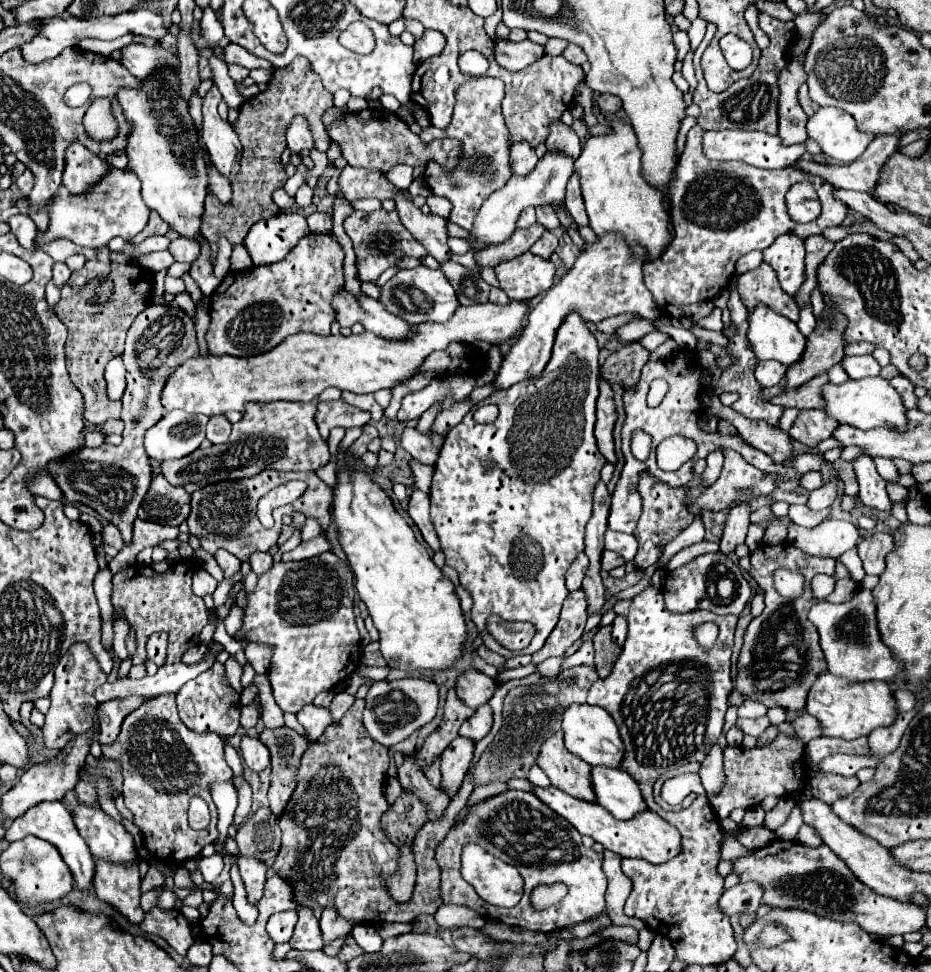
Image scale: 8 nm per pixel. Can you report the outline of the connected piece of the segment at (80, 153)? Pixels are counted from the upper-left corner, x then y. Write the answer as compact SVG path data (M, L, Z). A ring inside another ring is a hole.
M79 140L71 142L65 150L65 170L63 170L63 184L69 192L85 192L103 172L107 172L109 164L85 148Z

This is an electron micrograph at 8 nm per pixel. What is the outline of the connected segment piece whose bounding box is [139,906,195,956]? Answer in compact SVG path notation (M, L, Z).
M155 906L153 910L145 912L145 918L139 926L149 934L157 934L167 940L181 956L185 956L189 946L195 942L191 936L191 922L187 918L181 918L181 912L175 908L165 910L161 906Z

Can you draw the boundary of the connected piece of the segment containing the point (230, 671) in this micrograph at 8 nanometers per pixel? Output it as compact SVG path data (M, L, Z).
M229 657L224 666L226 669L227 678L229 678L229 684L241 695L243 691L240 683L241 675L243 672L242 667L232 657Z

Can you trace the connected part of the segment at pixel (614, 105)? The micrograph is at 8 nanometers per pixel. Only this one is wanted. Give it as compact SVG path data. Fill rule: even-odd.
M601 94L599 100L597 100L597 106L603 110L603 112L617 112L621 108L621 100L613 94Z

